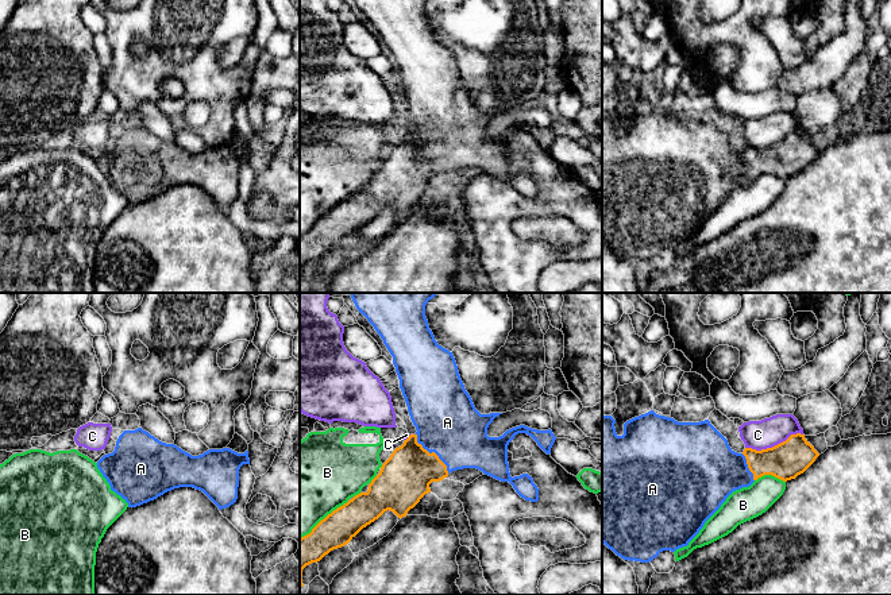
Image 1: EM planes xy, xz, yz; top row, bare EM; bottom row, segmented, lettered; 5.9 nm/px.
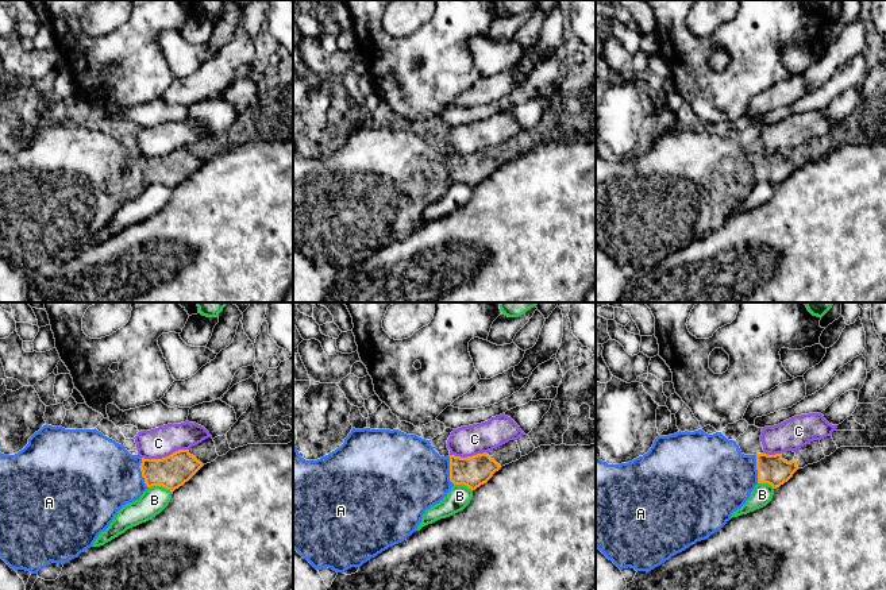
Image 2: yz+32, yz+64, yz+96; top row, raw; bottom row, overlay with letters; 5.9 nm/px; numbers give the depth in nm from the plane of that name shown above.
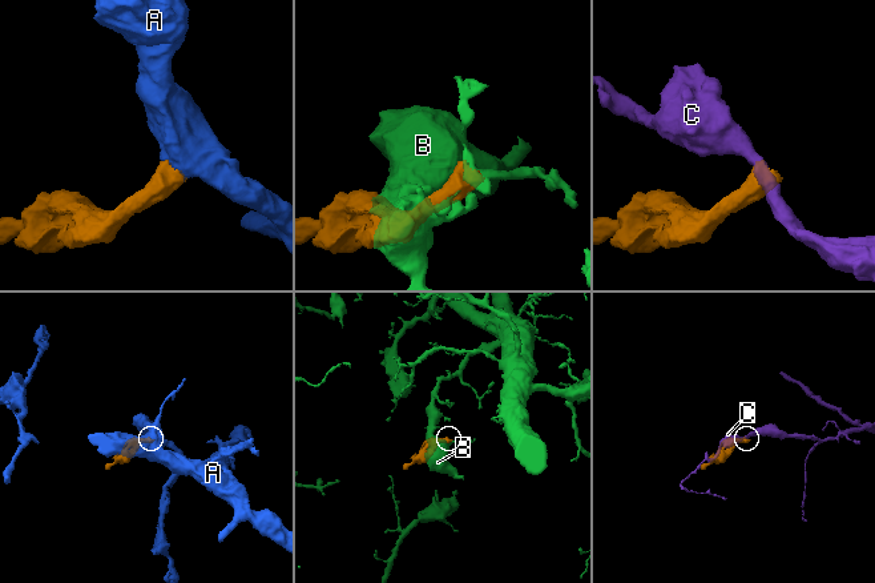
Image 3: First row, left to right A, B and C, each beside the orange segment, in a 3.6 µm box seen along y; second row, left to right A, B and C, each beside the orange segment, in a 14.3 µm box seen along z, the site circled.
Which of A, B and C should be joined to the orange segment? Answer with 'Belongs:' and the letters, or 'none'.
Belongs: A

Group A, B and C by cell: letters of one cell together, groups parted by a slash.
A / B / C

